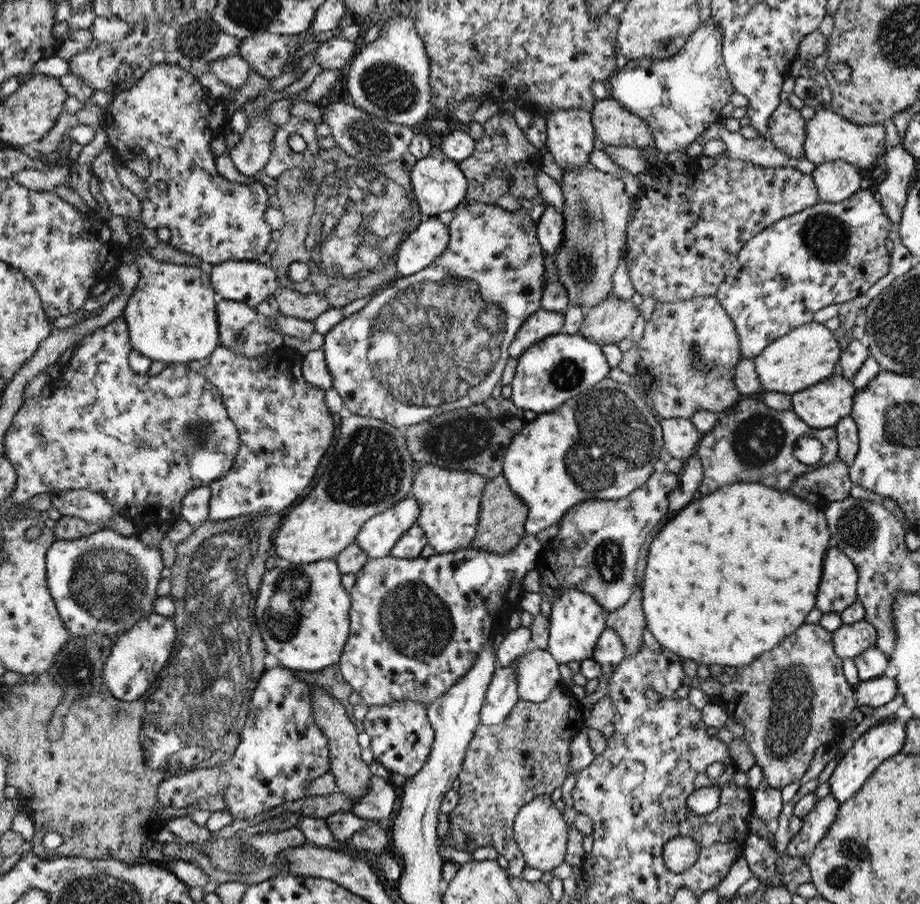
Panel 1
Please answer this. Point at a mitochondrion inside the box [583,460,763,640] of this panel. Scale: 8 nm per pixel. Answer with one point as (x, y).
(609, 557)

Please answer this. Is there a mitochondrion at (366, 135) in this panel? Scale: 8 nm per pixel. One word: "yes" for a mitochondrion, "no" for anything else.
yes

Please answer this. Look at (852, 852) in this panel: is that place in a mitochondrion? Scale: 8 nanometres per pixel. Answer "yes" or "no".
yes

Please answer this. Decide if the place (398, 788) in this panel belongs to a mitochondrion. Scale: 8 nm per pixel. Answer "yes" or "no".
no

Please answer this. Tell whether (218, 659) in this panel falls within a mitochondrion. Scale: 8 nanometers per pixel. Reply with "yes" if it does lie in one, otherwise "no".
yes

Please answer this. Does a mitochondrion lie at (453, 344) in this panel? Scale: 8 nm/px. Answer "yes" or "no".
yes

